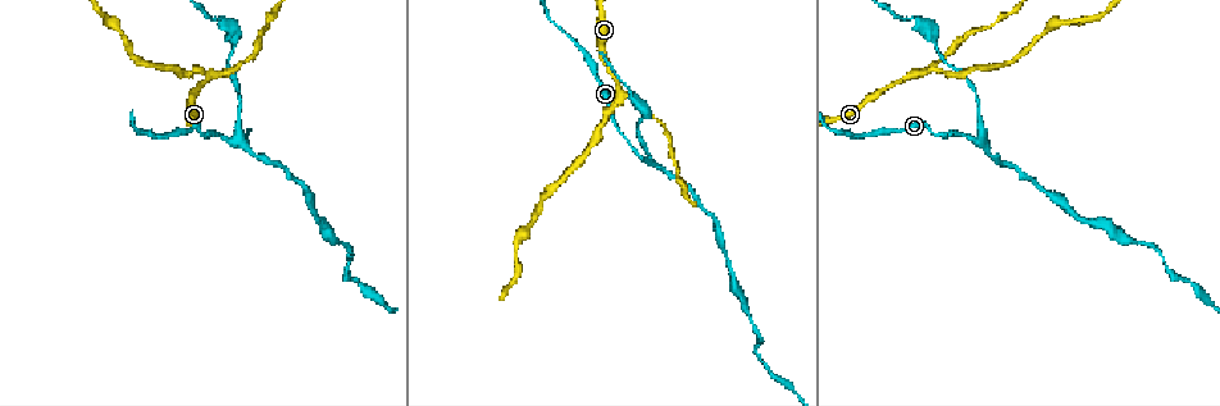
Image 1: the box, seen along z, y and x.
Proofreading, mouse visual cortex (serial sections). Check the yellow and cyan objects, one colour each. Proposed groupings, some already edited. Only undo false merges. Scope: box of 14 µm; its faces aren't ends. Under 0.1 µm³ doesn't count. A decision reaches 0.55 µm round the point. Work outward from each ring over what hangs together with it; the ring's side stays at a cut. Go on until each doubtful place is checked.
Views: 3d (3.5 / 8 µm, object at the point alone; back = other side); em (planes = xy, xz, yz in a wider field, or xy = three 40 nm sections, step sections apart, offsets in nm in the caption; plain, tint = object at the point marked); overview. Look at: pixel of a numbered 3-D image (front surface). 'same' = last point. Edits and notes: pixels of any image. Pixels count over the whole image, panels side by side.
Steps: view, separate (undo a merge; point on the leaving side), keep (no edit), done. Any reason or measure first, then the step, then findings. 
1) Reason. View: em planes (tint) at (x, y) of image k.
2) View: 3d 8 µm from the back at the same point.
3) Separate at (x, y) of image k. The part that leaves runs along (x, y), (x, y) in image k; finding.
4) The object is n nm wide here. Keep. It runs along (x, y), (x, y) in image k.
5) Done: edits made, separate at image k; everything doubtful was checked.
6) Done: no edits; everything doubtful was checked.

Arms part here. View: 3d 3.5 µm at (207, 78) of image 1.

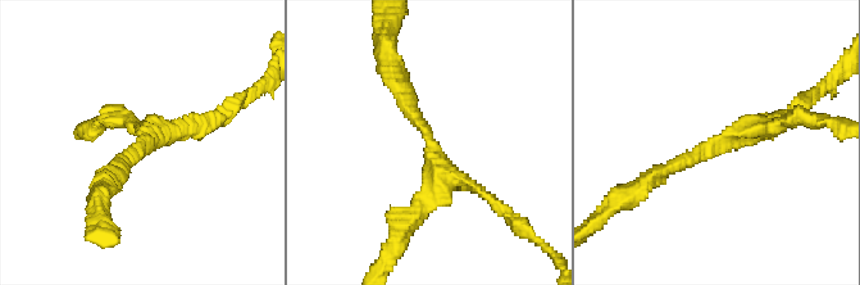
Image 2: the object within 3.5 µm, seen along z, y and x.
3 arms meet here; the arms are 150, 200, 200 nm wide; need the tissue. View: em xy step 3 (tint) at (147, 139) of image 2.

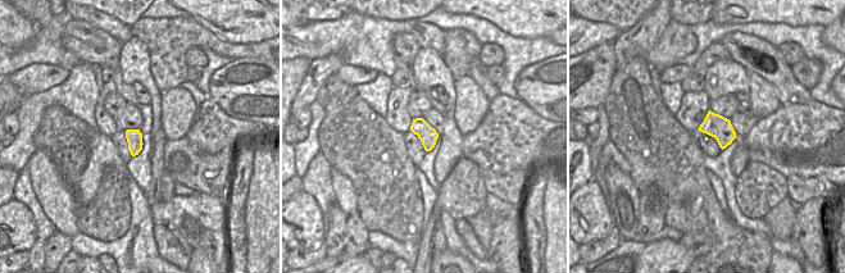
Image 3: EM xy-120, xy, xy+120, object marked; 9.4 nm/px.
Keep. It runs along (667, 168), (795, 117) in image 2; all the same cell.

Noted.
Branch point. View: 3d 3.5 µm from the back at (981, 139) of image 1.

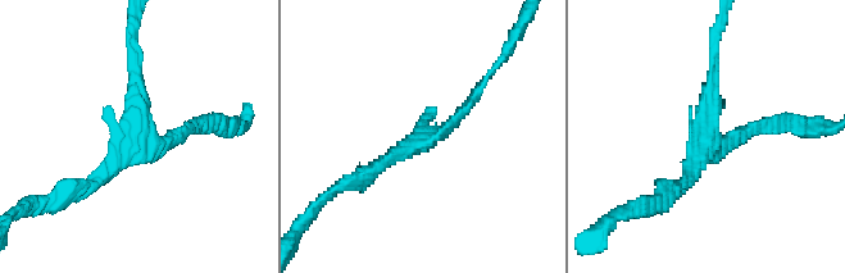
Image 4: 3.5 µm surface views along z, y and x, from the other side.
View: em xy step 2 (tint) at (138, 142) of image 4.

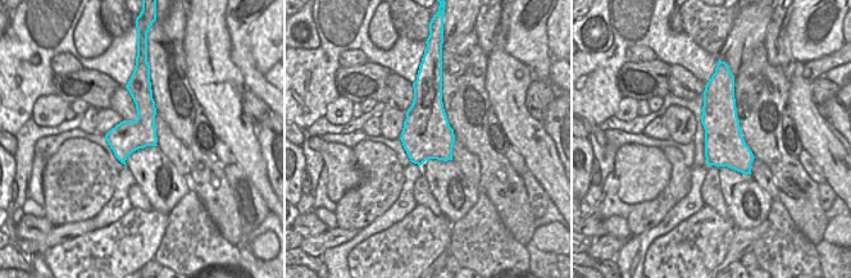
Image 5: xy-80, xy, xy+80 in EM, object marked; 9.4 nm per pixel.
Keep. It runs along (485, 81), (437, 133), (362, 176) in image 4; continuous, no second cell.

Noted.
View: 3d 3.5 µm at (977, 117) of image 1.

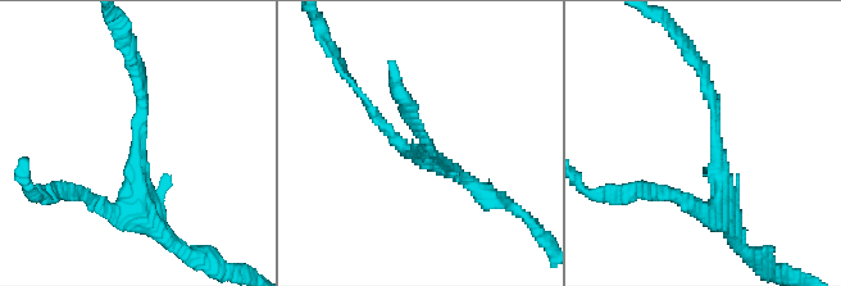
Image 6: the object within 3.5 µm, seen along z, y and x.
The arms are 150, 250 nm wide; need the tissue. View: em planes (tint) at (136, 141) of image 6.

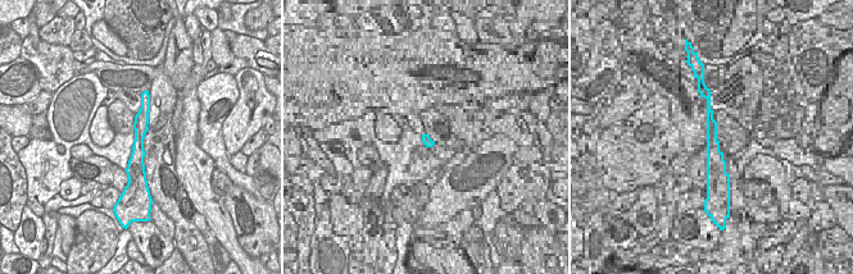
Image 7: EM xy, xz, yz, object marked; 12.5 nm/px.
View: em xy step 1 (tint) at the same point.

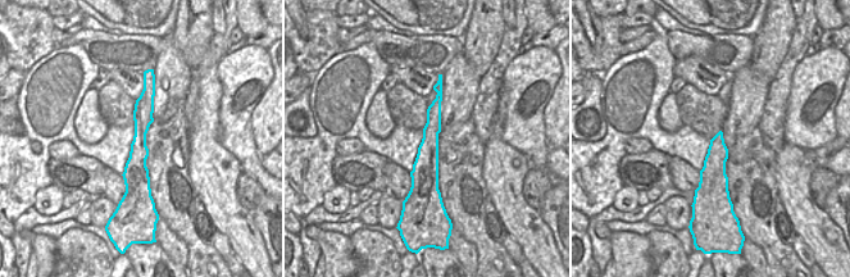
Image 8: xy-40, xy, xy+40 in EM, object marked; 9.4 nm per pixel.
Keep. It runs along (148, 81), (136, 184), (132, 191) in image 8; all the same cell.

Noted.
Sharp bend. View: 3d 8 µm at (236, 40) of image 1.

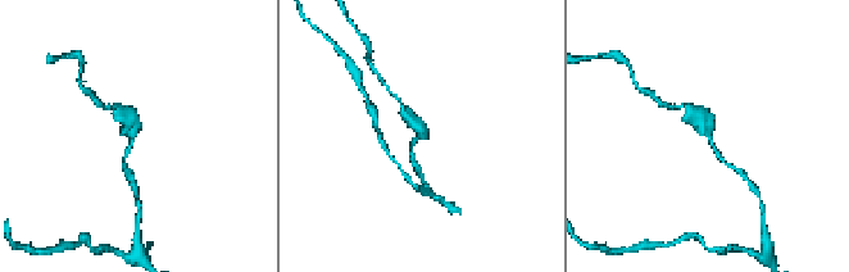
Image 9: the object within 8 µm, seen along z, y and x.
View: 3d 3.5 µm at (424, 134) of image 9.

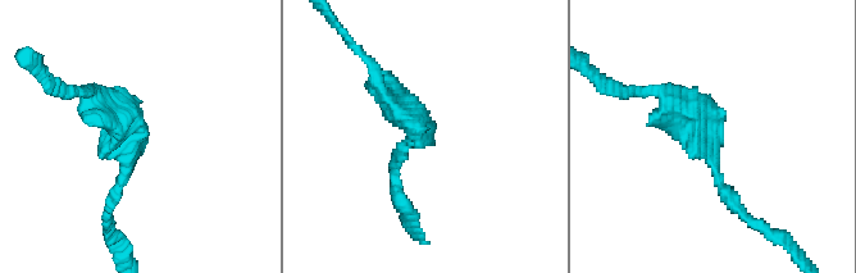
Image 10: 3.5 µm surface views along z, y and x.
The arms are 150, 350 nm wide; need the tissue. View: em xy step 3 (tint) at (711, 152) of image 10.

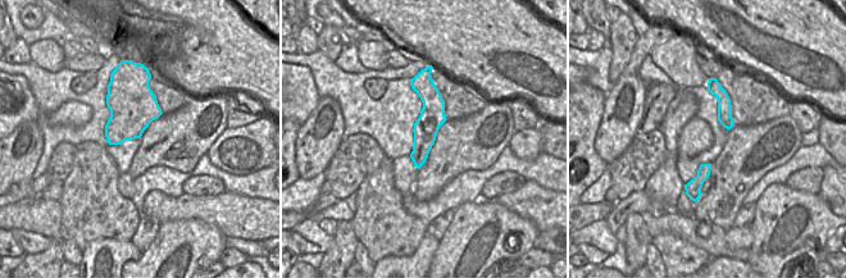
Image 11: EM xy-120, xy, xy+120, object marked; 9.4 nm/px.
The object is 240 nm wide here. Keep. It runs along (752, 218), (670, 104) in image 10; all the same cell.

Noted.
Done: no edits; everything doubtful was checked.

